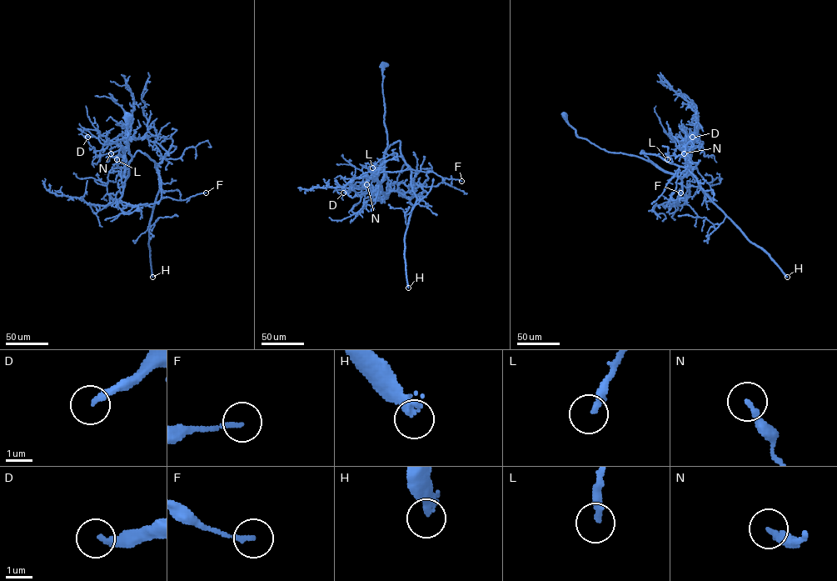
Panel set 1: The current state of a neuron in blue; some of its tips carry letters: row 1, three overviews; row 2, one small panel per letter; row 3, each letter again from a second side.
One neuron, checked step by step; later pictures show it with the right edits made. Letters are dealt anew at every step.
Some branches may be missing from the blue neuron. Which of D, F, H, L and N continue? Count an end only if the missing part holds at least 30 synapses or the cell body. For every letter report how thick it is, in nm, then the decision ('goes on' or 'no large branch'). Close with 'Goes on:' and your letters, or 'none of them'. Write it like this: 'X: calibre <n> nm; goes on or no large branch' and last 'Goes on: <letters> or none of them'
D: calibre 240 nm; goes on
F: calibre 170 nm; no large branch
H: calibre 200 nm; goes on
L: calibre 280 nm; no large branch
N: calibre 220 nm; no large branch
Goes on: D, H

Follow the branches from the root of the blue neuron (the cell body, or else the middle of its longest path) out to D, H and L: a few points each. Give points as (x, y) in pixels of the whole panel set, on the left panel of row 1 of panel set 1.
D: (127, 115), (127, 142), (132, 157), (127, 177), (124, 176), (123, 148), (87, 137)
H: (127, 115), (127, 142), (130, 160), (137, 151), (145, 153), (155, 163), (161, 180), (149, 225), (152, 277)
L: (127, 115), (127, 142), (132, 157), (127, 177), (124, 176), (125, 155), (121, 147), (117, 159)

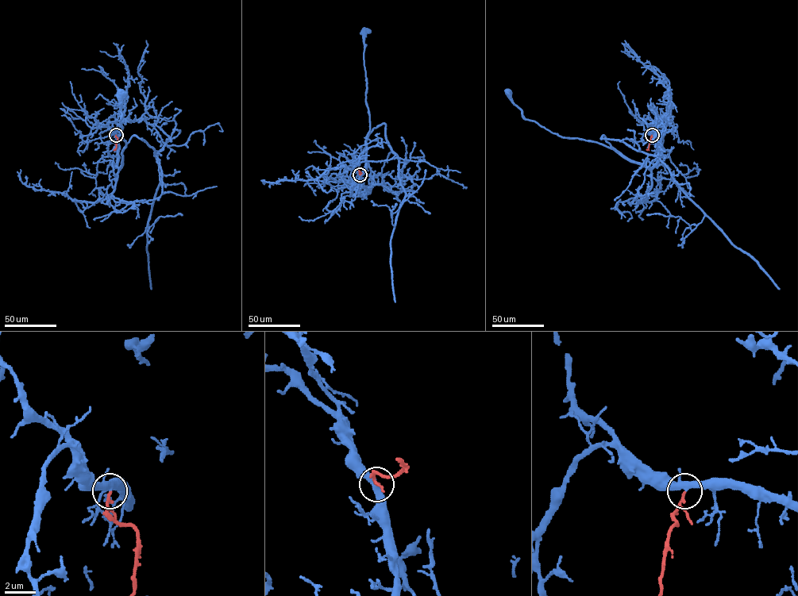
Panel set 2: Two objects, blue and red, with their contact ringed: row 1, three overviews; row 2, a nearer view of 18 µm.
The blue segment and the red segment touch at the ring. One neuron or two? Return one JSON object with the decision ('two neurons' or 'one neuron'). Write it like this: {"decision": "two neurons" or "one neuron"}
{"decision": "one neuron"}

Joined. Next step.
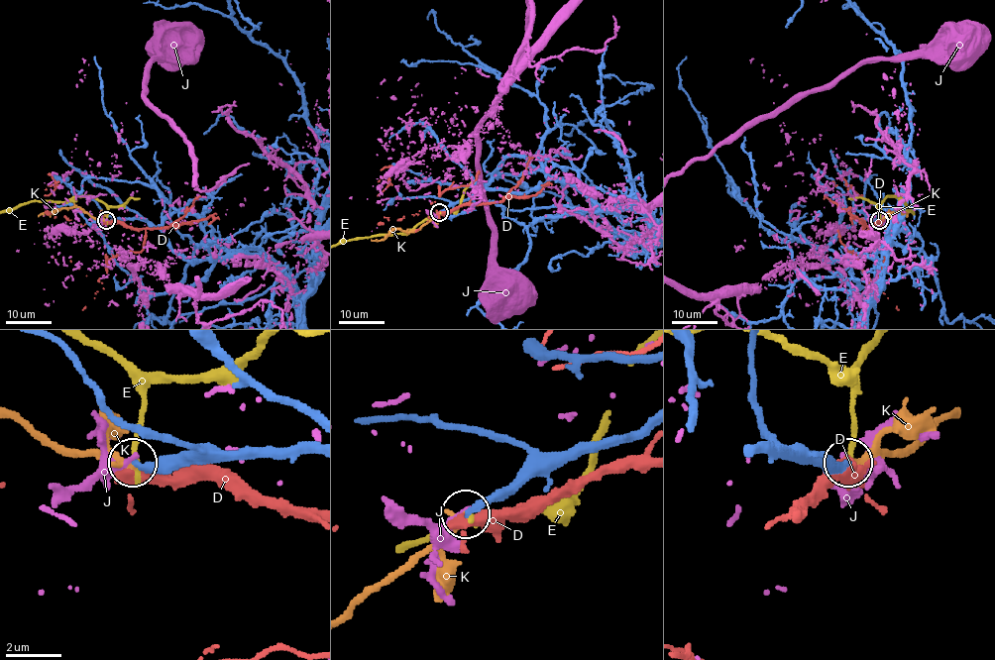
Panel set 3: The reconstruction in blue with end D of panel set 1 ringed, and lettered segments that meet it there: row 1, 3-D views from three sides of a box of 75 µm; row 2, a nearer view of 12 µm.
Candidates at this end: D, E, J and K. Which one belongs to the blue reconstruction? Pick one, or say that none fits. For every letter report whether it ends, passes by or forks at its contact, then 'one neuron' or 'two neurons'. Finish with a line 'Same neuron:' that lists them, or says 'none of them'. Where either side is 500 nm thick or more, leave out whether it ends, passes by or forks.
D: it forks there; two neurons
E: it ends there; two neurons
J: it ends there; two neurons
K: it ends there; one neuron
Same neuron: K

